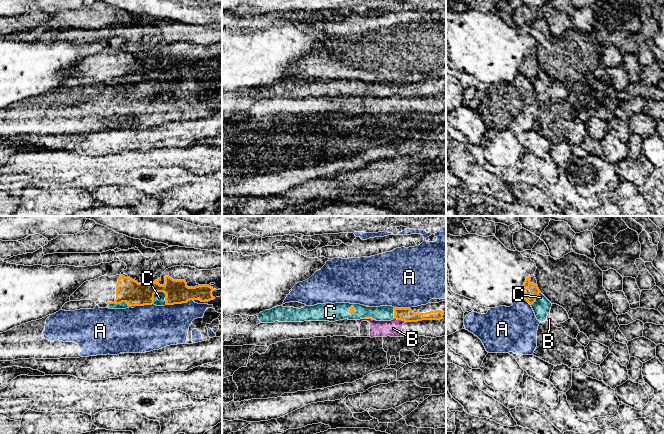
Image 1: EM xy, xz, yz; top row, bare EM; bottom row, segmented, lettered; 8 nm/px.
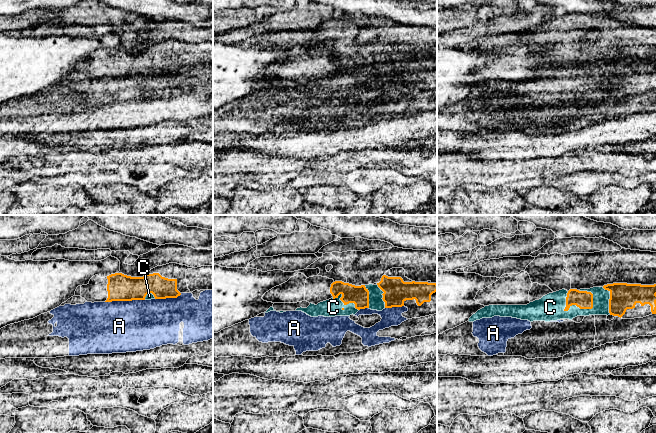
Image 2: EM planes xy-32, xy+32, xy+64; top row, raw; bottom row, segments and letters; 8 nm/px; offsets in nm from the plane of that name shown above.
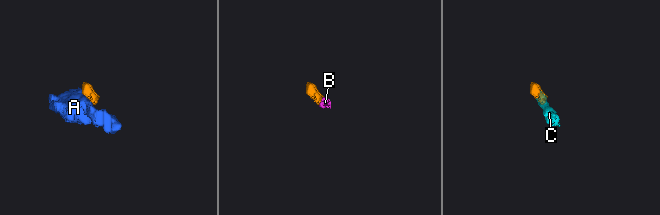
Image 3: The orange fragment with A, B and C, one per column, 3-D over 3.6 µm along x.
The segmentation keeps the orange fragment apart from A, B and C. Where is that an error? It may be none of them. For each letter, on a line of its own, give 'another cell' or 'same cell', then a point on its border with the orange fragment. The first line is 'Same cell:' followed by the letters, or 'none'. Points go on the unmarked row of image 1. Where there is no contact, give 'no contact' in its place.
Same cell: C
A: another cell; meets orange in xy at (179, 79)
B: another cell; meets orange in xz at (400, 95)
C: same cell; meets orange in xy at (166, 71)

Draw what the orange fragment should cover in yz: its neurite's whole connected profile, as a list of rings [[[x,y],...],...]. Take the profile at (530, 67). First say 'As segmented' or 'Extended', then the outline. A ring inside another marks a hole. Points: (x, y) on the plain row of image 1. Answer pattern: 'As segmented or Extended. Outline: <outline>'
Extended. Outline: [[[527,53],[523,63],[523,74],[531,81],[537,96],[547,97],[552,79],[540,68],[538,61],[530,58],[531,53]]]

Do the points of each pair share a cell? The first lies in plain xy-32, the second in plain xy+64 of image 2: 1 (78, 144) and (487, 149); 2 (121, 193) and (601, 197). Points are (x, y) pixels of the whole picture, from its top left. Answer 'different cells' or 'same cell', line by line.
1: same cell
2: different cells

